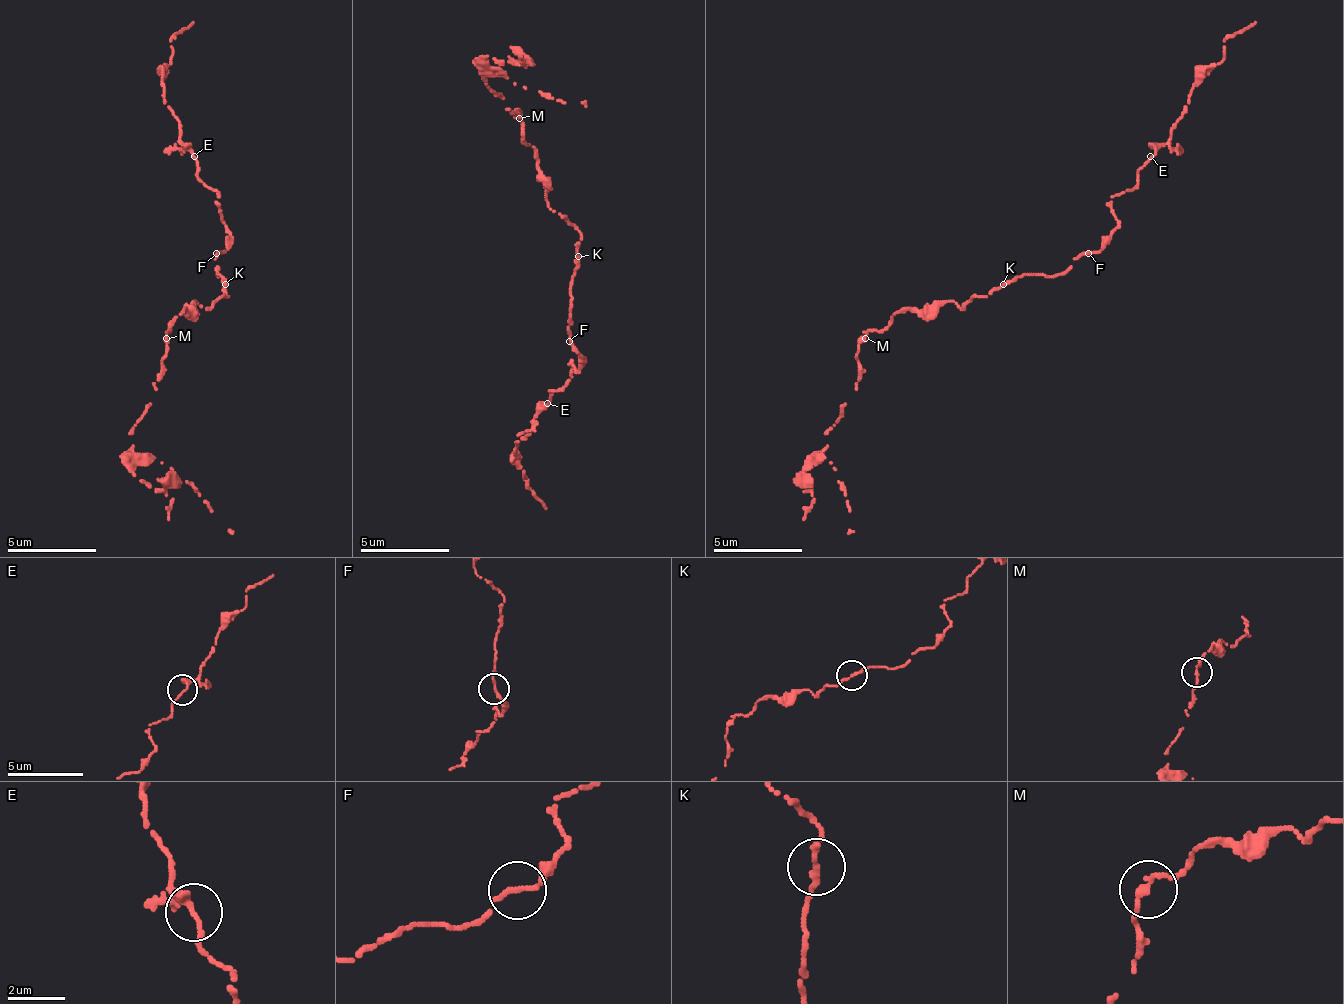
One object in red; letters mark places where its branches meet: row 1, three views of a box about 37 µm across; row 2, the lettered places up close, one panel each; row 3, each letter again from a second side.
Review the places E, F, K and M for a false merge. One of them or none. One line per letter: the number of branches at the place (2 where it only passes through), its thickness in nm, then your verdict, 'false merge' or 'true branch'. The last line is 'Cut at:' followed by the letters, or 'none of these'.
E: 2 branches meet; 200 nm thick; true branch
F: 2 branches meet; 200 nm thick; true branch
K: 2 branches meet; 220 nm thick; true branch
M: 2 branches meet; 220 nm thick; true branch
Cut at: none of these

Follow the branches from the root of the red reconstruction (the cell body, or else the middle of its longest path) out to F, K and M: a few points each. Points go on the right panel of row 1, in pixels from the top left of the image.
F: (990, 293), (1021, 275), (1061, 275), (1074, 258), (1088, 253)
K: (990, 293), (1003, 284)
M: (990, 293), (972, 297), (964, 306), (933, 302), (919, 311), (897, 311), (884, 328), (875, 328), (866, 337)

